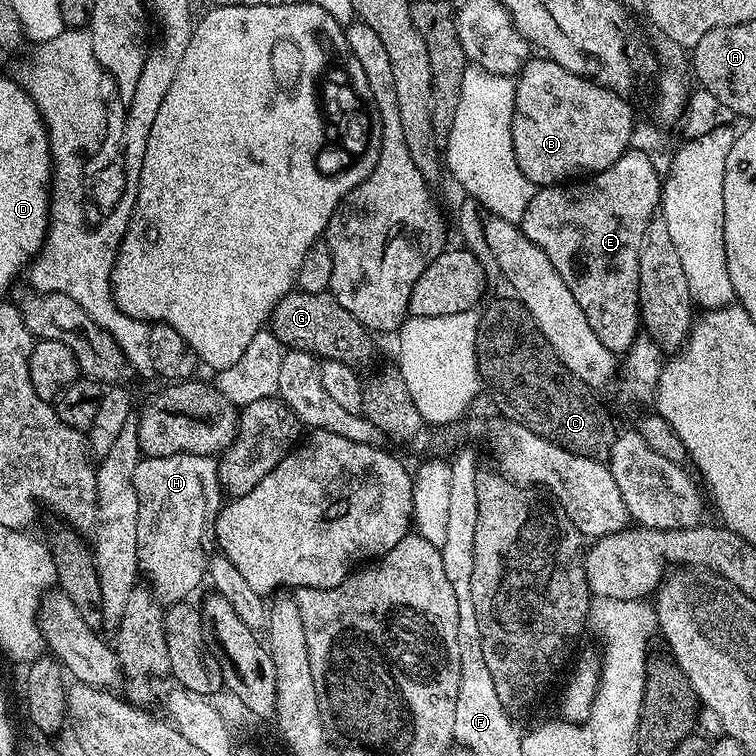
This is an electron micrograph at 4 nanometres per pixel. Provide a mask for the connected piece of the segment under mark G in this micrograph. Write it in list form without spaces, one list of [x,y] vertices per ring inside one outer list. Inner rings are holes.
[[[293,290],[279,300],[270,317],[270,330],[280,344],[290,350],[310,352],[314,356],[344,362],[362,368],[374,356],[373,335],[332,294]]]

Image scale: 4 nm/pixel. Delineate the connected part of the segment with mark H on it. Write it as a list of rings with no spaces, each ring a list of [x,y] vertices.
[[[202,454],[144,456],[134,470],[134,490],[138,494],[138,562],[140,572],[157,600],[165,606],[184,600],[200,583],[205,583],[210,551],[204,543],[216,527],[216,515],[222,507],[220,466],[213,457]]]

